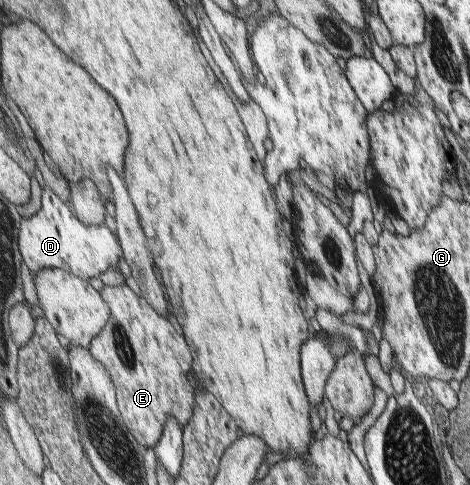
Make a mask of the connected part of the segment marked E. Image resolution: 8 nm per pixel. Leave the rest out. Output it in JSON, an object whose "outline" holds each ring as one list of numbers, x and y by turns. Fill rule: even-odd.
{"outline":[[105,285,101,293,110,305,111,317,101,335,93,340,90,351,97,361,109,365,109,373,113,373,121,415,129,431,135,435,141,446,155,448,161,443,167,421,171,417,175,417,185,428,193,416,197,392,189,381,194,365,191,347,186,337,183,337,184,333,179,333,179,329,165,315,158,313,143,295,137,295,129,285]]}

